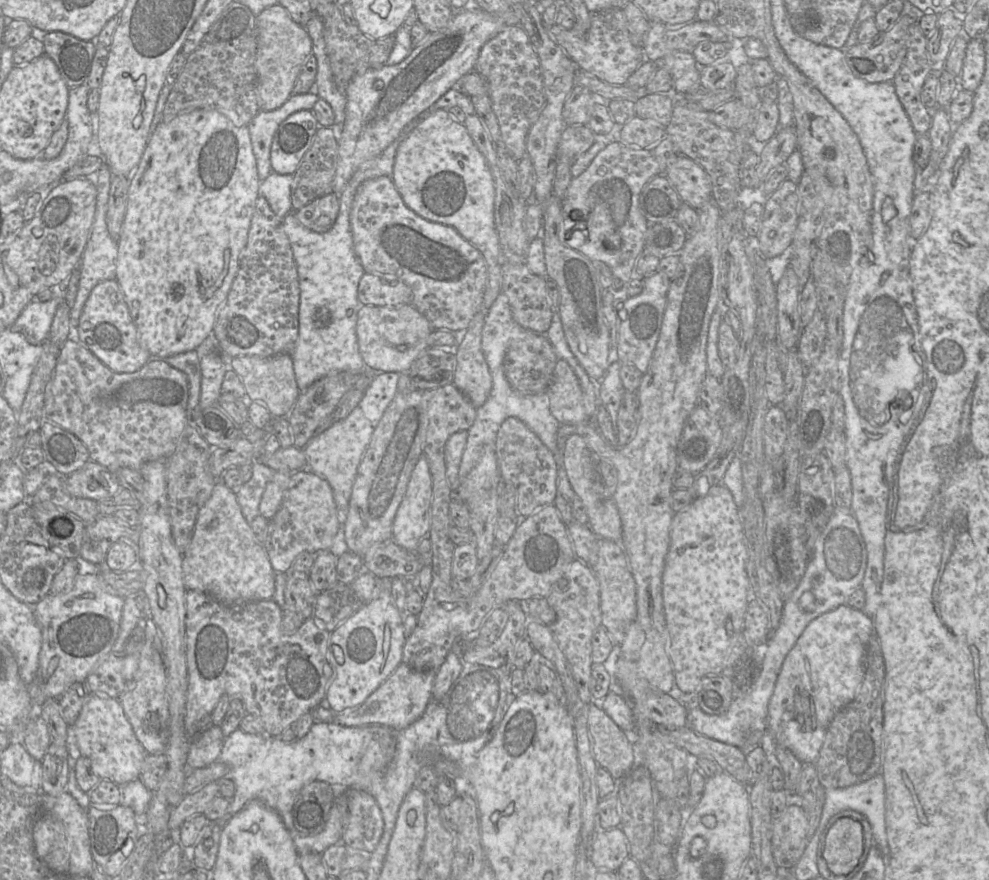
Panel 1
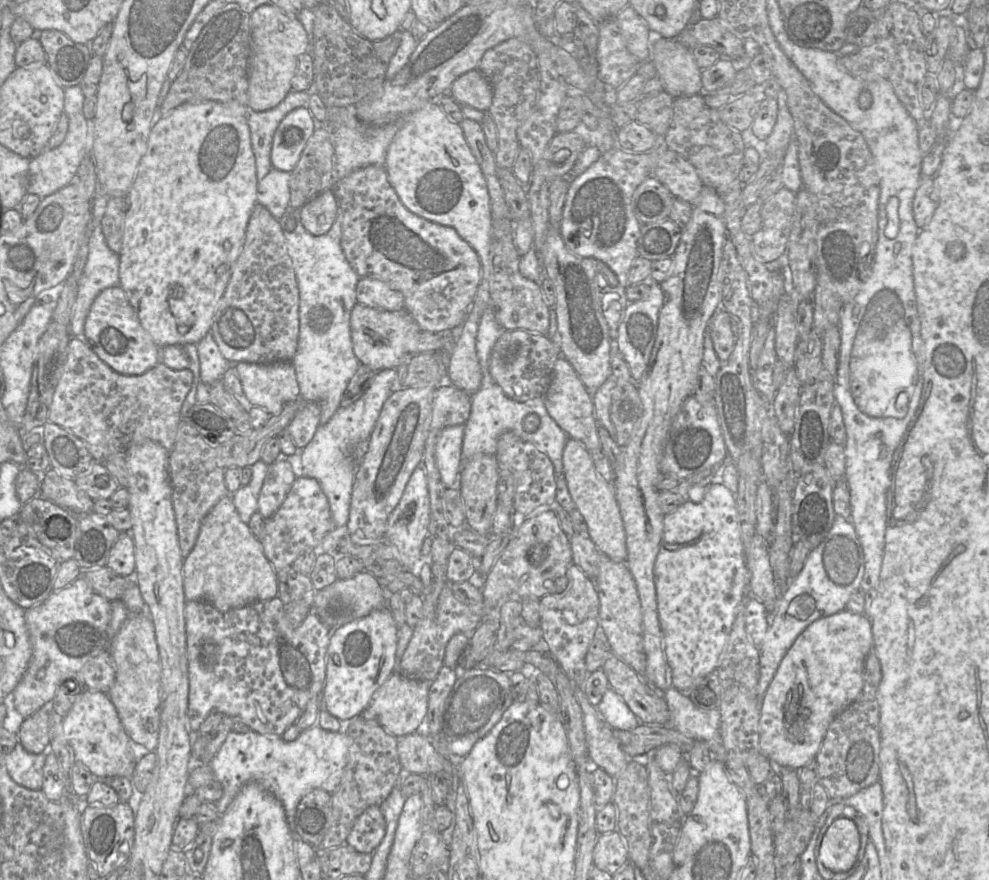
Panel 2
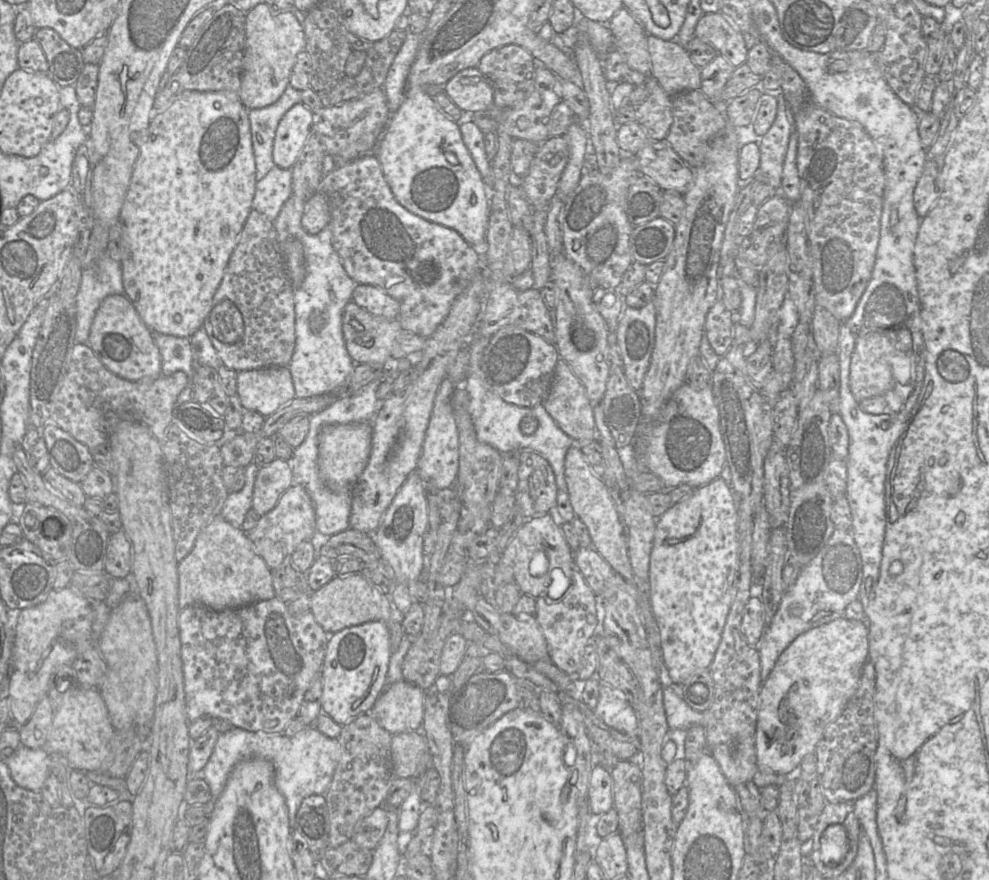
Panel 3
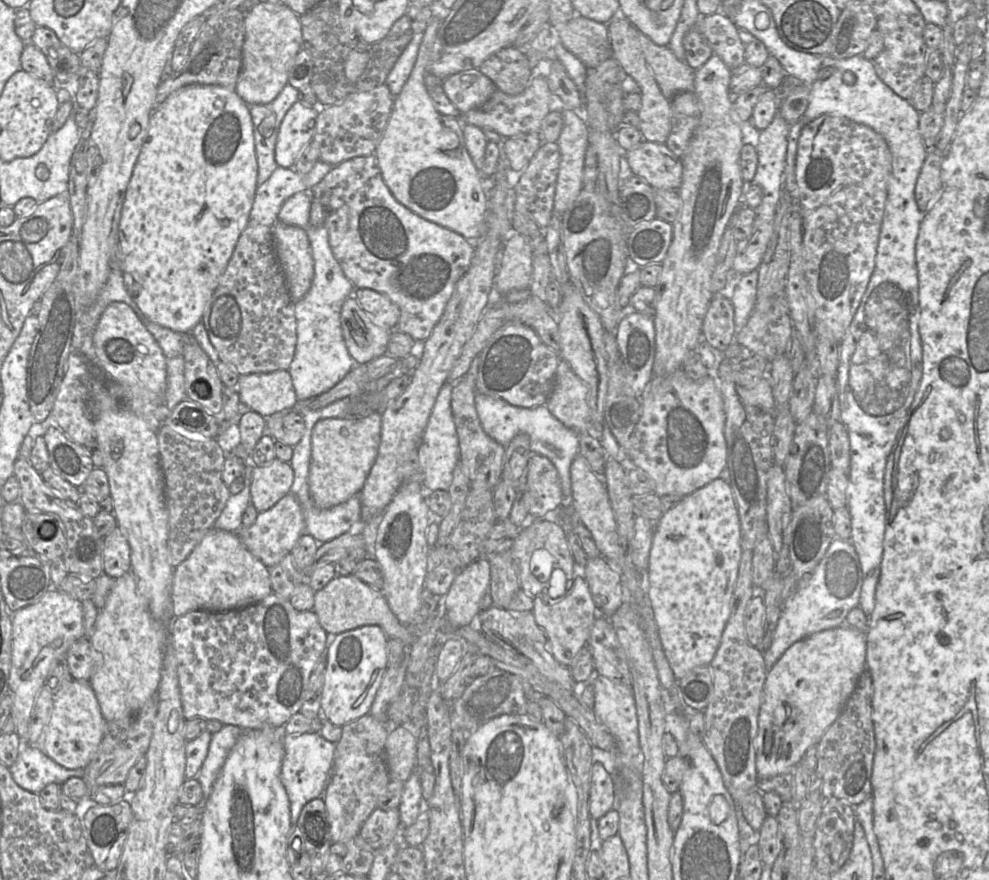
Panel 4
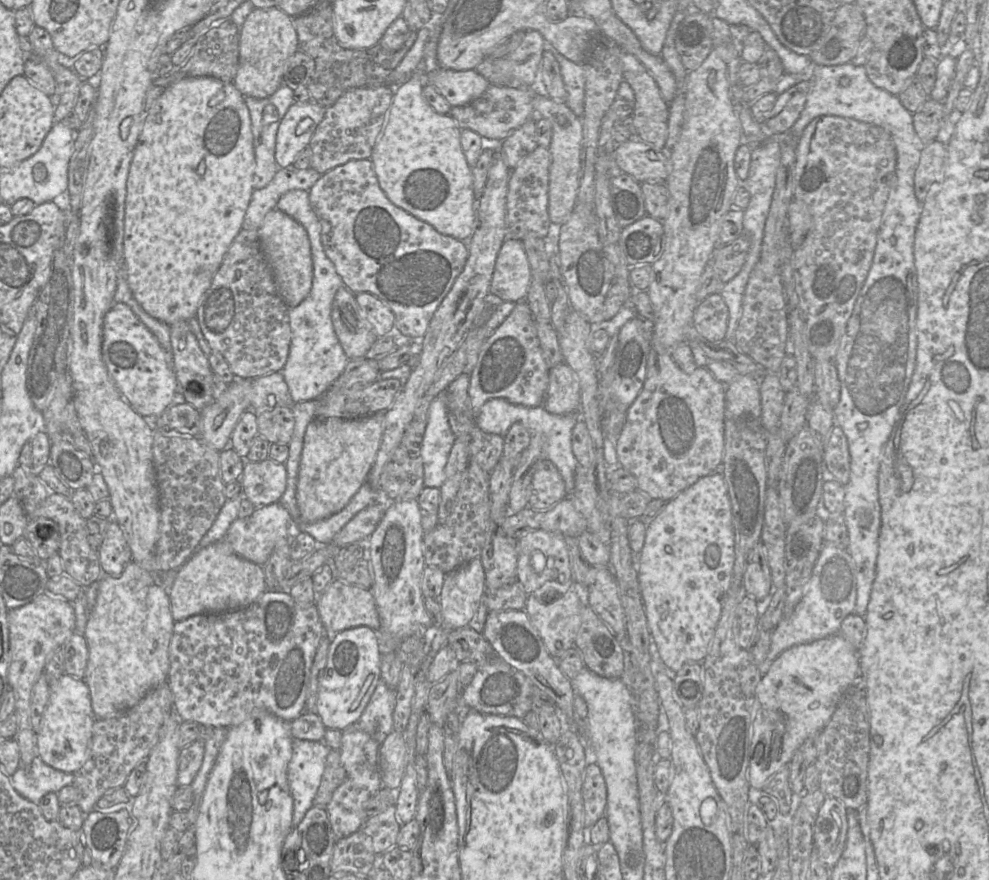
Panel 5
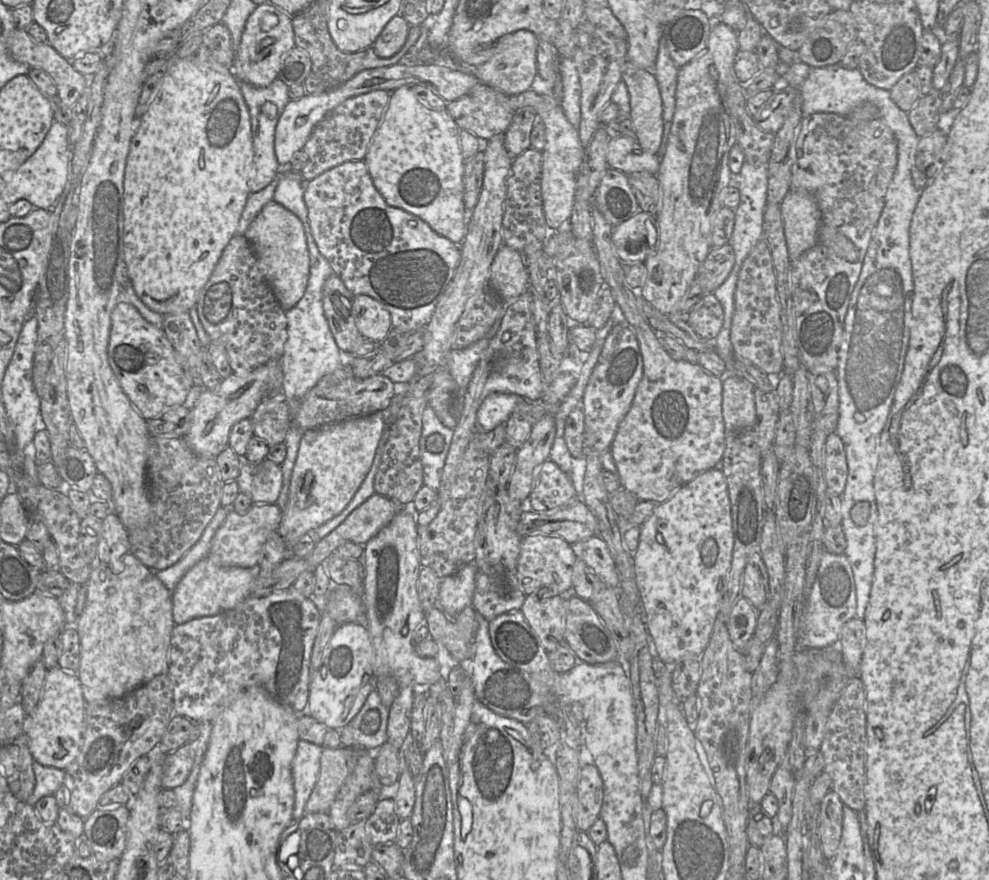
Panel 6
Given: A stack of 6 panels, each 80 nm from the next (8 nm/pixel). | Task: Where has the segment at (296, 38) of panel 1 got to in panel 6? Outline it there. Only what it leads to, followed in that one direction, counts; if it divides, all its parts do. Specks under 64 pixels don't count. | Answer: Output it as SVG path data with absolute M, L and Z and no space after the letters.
M270 2L260 4L248 17L235 54L233 73L238 81L268 87L278 77L284 55L295 46L292 17Z

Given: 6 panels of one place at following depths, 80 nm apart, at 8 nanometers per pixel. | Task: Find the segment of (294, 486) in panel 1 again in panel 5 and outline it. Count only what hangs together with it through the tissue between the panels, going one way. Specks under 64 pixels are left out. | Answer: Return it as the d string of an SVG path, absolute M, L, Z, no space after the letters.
M276 502L262 508L256 508L247 518L238 517L235 519L224 540L231 545L236 554L262 566L268 561L278 542L292 538L292 531L294 531L294 522L289 512L280 502Z

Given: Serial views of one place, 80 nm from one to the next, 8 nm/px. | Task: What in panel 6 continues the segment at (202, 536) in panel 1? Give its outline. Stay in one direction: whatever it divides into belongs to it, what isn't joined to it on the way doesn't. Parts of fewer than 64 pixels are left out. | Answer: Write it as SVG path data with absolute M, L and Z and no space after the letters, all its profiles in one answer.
M209 556L203 558L184 575L171 594L174 623L180 625L195 618L214 616L233 609L251 596L258 574L258 566L223 567L214 563Z

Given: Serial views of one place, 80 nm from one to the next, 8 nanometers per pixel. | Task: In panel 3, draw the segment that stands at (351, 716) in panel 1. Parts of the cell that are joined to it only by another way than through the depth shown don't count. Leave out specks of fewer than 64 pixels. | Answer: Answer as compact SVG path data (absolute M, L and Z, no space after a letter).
M405 680L383 689L370 714L391 735L423 726L425 691Z

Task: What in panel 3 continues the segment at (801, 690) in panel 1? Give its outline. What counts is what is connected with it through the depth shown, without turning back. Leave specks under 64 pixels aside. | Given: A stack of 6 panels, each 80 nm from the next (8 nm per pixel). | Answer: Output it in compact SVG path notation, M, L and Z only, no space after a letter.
M844 616L799 635L780 655L773 671L762 683L756 729L758 768L764 773L795 775L803 759L816 751L826 728L845 710L860 686L863 668L870 658L867 621Z

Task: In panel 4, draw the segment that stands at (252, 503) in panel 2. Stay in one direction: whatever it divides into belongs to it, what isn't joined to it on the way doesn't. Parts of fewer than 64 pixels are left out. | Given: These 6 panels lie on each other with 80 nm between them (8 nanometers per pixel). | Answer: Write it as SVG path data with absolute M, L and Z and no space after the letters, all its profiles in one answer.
M249 456L245 461L244 488L235 495L230 495L220 517L215 521L217 529L237 532L242 527L242 517L245 509L251 503L250 486L252 481L252 470L256 467Z

